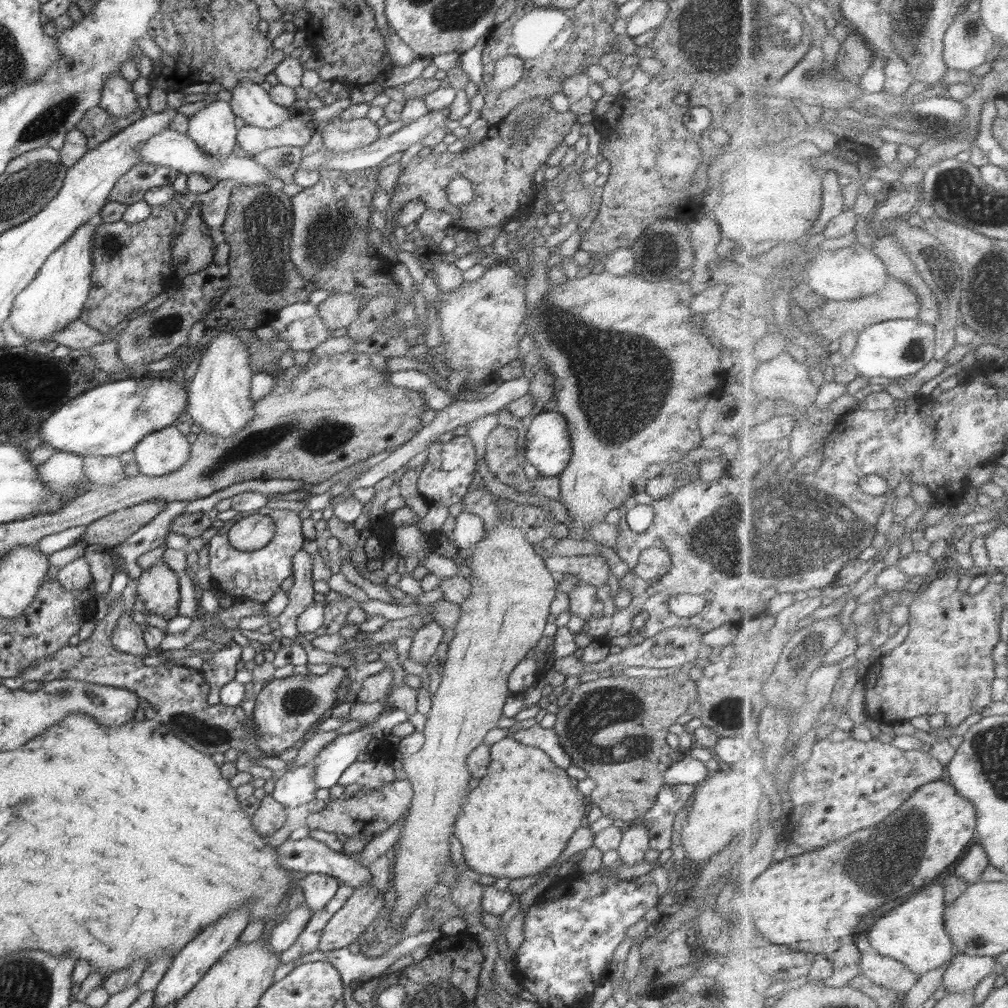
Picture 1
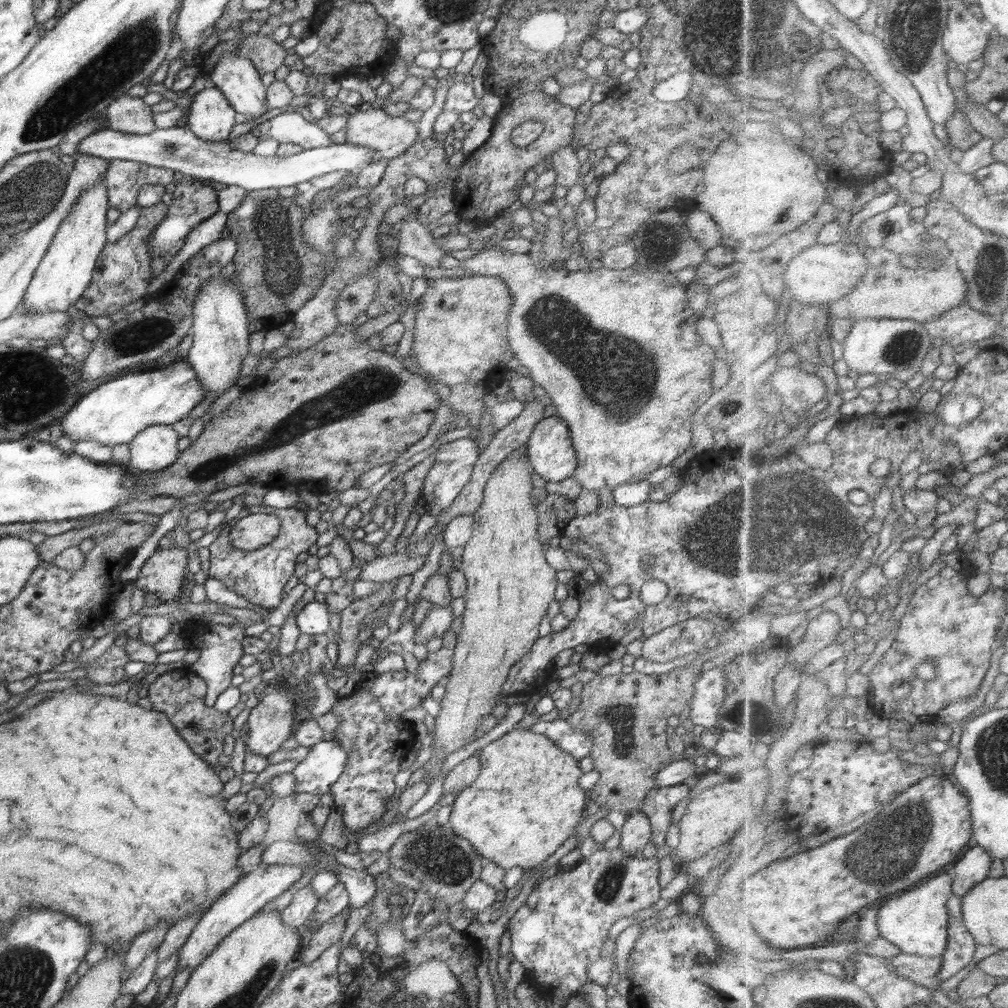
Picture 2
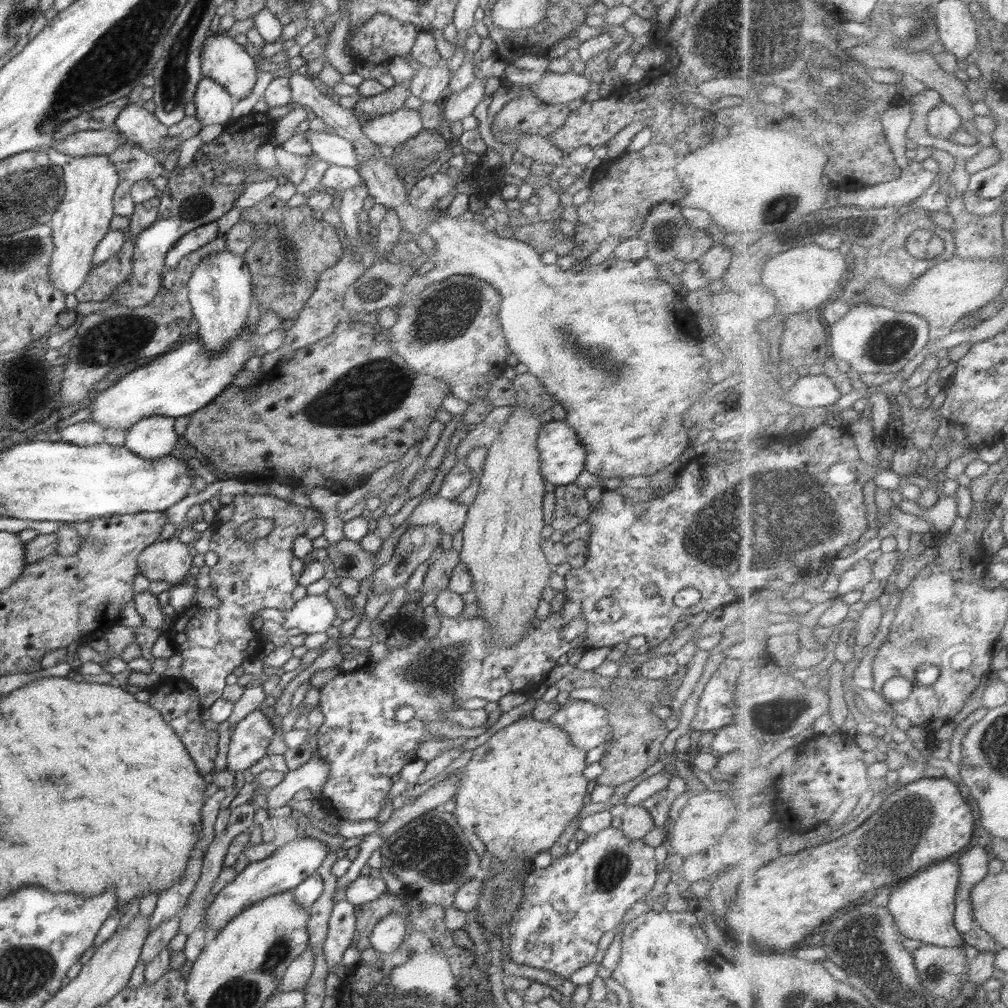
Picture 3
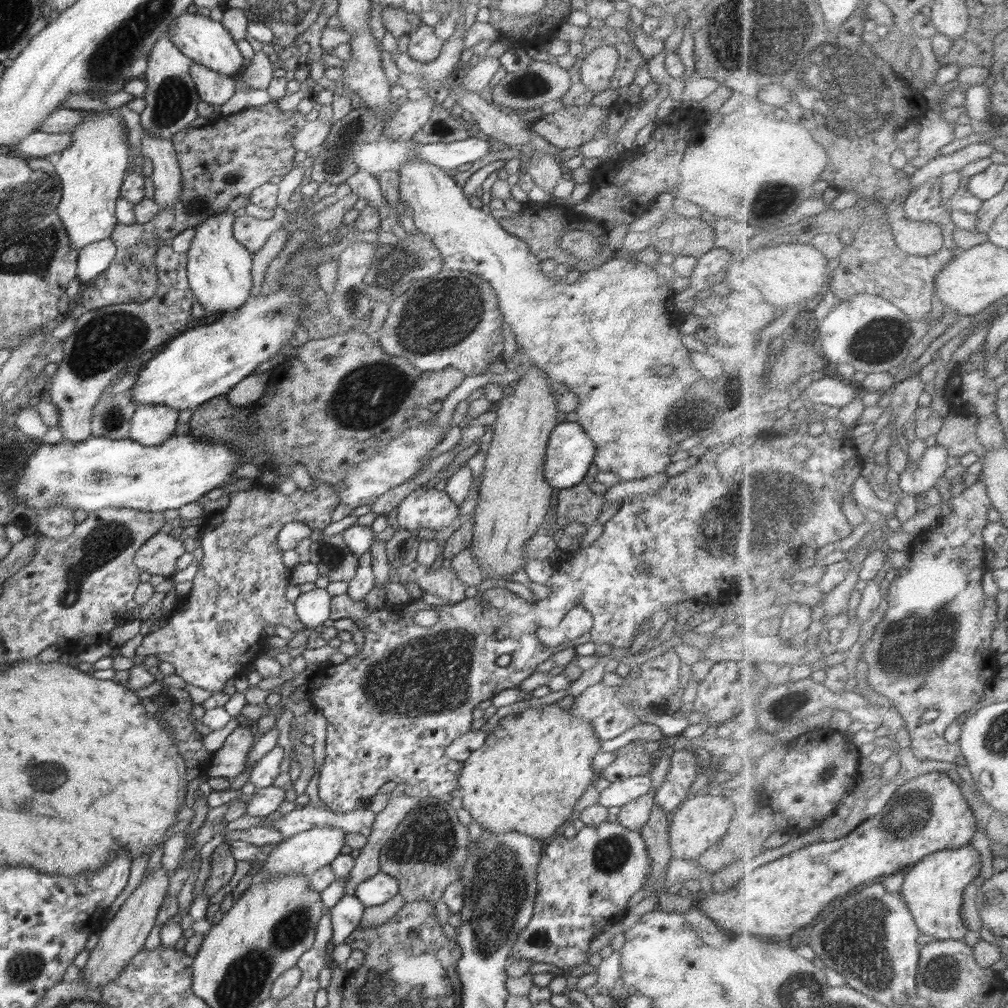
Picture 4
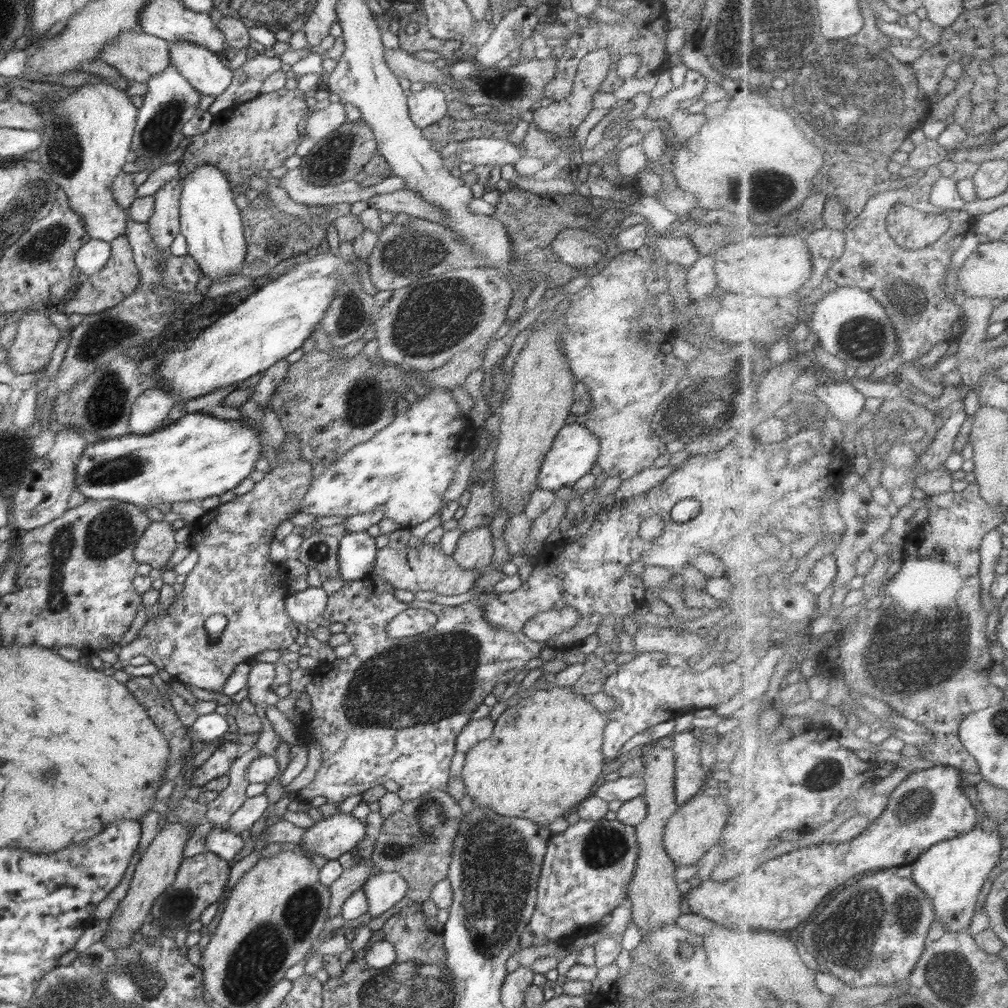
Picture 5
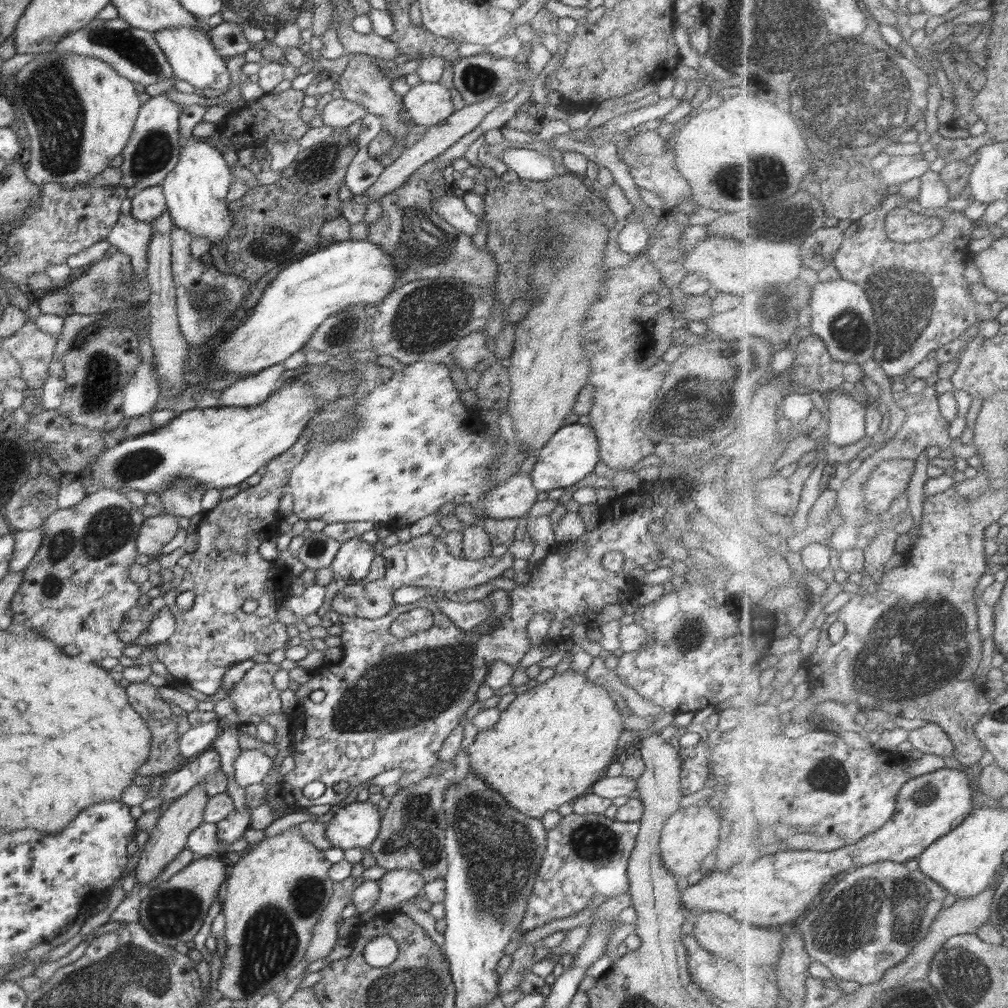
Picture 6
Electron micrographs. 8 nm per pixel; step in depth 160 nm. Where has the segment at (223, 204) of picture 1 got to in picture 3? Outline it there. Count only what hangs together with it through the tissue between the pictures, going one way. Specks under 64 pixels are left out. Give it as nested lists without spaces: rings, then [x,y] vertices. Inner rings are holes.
[[[212,221],[202,226],[198,226],[185,234],[175,242],[165,254],[165,269],[176,269],[179,263],[190,253],[198,250],[201,246],[211,243],[218,236],[218,223]]]

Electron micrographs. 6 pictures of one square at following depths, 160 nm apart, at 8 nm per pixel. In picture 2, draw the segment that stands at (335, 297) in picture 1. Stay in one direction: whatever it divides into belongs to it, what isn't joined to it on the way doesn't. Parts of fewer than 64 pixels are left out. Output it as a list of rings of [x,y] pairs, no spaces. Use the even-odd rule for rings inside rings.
[[[378,276],[358,280],[338,292],[336,312],[339,324],[351,324],[355,318],[364,314],[378,288]]]

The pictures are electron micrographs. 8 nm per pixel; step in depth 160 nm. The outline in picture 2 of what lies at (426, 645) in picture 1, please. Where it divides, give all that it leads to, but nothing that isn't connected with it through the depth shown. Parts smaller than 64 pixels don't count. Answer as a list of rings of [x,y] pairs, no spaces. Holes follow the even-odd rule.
[[[450,604],[432,607],[422,624],[416,628],[414,643],[426,646],[428,641],[434,637],[443,639],[444,633],[452,629],[453,626],[456,626],[456,619],[452,614]]]

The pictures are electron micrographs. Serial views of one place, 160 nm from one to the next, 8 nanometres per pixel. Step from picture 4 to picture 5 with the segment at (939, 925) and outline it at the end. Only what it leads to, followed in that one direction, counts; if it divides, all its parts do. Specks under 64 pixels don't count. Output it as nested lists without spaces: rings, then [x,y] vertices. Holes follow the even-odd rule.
[[[976,828],[966,836],[945,840],[926,851],[916,863],[913,879],[929,893],[938,910],[936,920],[941,922],[946,932],[962,932],[972,926],[976,916],[976,904],[980,892],[992,871],[997,868],[1004,852],[1002,831],[988,831]]]

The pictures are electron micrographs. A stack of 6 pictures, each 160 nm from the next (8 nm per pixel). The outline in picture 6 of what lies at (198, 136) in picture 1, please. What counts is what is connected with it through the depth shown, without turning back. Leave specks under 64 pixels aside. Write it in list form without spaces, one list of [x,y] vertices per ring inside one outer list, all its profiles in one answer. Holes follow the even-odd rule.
[[[167,28],[154,32],[155,41],[166,55],[169,65],[172,67],[173,76],[192,84],[200,90],[228,90],[230,86],[230,71],[226,67],[226,59],[218,54],[209,35],[196,28]]]

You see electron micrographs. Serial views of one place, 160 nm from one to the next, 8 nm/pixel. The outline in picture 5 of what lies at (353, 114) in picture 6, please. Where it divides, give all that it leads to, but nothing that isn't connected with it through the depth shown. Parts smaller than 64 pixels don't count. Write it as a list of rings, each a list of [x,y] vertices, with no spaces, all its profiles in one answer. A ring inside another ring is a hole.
[[[344,102],[330,103],[328,107],[309,115],[303,128],[304,138],[310,138],[318,143],[347,121]]]

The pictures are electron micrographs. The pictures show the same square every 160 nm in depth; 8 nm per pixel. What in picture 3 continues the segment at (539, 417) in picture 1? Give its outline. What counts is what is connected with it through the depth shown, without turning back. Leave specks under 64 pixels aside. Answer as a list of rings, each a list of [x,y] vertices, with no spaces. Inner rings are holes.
[[[553,419],[543,424],[536,446],[541,460],[540,472],[546,483],[570,484],[585,469],[586,449],[565,420]]]

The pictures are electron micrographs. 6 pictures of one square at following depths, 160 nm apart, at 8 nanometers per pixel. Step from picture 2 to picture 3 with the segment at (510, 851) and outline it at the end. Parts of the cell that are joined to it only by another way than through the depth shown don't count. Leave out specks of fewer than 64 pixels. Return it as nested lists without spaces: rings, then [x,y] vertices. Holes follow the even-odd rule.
[[[531,714],[497,731],[482,746],[473,751],[472,758],[464,767],[459,791],[454,801],[453,815],[466,833],[474,833],[487,850],[501,861],[511,857],[535,858],[549,850],[576,815],[587,803],[592,783],[583,776],[587,752],[570,744],[566,731],[554,726],[549,720],[538,721]]]

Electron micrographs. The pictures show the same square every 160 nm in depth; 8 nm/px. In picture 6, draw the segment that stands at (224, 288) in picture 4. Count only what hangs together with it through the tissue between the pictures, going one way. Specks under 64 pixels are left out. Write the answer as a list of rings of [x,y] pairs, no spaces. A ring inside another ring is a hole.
[[[191,134],[189,140],[180,148],[176,167],[166,175],[161,185],[168,214],[175,226],[189,232],[193,238],[208,239],[212,247],[226,238],[233,228],[226,196],[234,180],[223,154],[214,145]]]

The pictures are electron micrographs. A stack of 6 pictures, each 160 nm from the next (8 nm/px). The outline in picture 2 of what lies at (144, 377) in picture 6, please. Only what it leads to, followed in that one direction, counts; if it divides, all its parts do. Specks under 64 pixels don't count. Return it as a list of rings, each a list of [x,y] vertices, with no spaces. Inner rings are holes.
[[[154,425],[143,429],[129,442],[131,457],[128,466],[144,473],[169,467],[180,456],[179,438],[172,425]]]

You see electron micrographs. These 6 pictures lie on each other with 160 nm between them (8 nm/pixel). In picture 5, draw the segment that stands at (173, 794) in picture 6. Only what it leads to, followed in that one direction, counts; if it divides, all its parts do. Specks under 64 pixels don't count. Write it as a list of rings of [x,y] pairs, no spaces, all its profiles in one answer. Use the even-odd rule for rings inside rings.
[[[226,742],[221,744],[208,760],[194,768],[193,776],[188,779],[192,786],[201,786],[227,774],[231,764],[236,760],[239,748],[238,742]]]

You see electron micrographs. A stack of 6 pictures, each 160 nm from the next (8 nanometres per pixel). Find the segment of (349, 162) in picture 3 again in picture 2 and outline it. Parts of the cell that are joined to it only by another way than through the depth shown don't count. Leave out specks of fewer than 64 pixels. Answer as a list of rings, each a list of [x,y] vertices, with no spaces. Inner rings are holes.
[[[284,111],[271,120],[262,122],[259,126],[252,126],[250,133],[258,141],[270,138],[280,144],[299,145],[303,150],[322,148],[333,144],[331,136],[323,132],[320,126],[311,124],[305,120],[303,115],[293,111]]]

